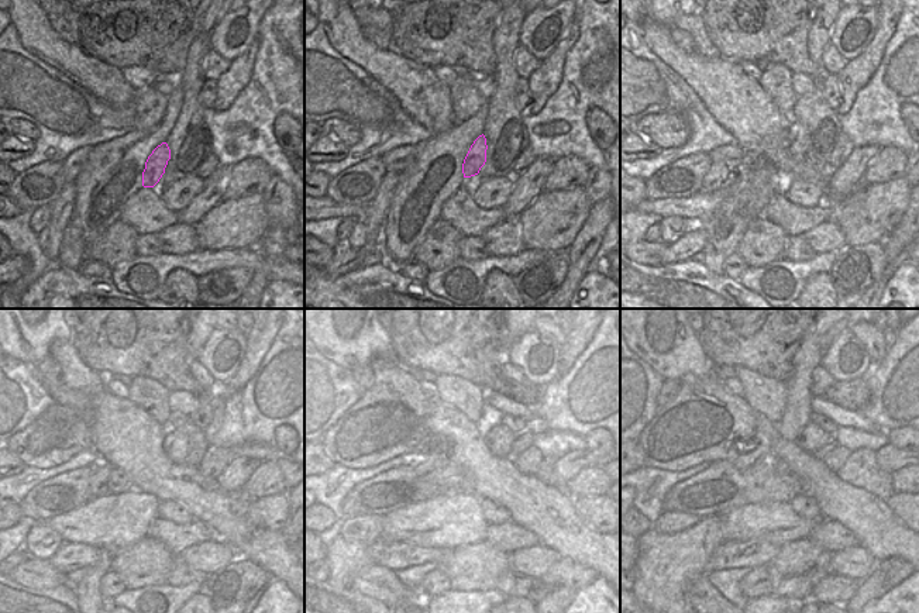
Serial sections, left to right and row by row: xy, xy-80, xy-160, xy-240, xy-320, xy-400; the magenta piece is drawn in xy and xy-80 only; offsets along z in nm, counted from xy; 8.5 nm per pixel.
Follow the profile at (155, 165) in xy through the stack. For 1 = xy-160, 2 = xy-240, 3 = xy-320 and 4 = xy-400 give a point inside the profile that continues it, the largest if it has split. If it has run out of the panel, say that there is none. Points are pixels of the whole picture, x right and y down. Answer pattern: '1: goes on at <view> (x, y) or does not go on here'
1: goes on at xy-160 (798, 140)
2: goes on at xy-240 (175, 444)
3: goes on at xy-320 (498, 438)
4: goes on at xy-400 (812, 437)

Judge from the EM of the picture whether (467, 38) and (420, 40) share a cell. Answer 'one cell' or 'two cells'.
one cell

